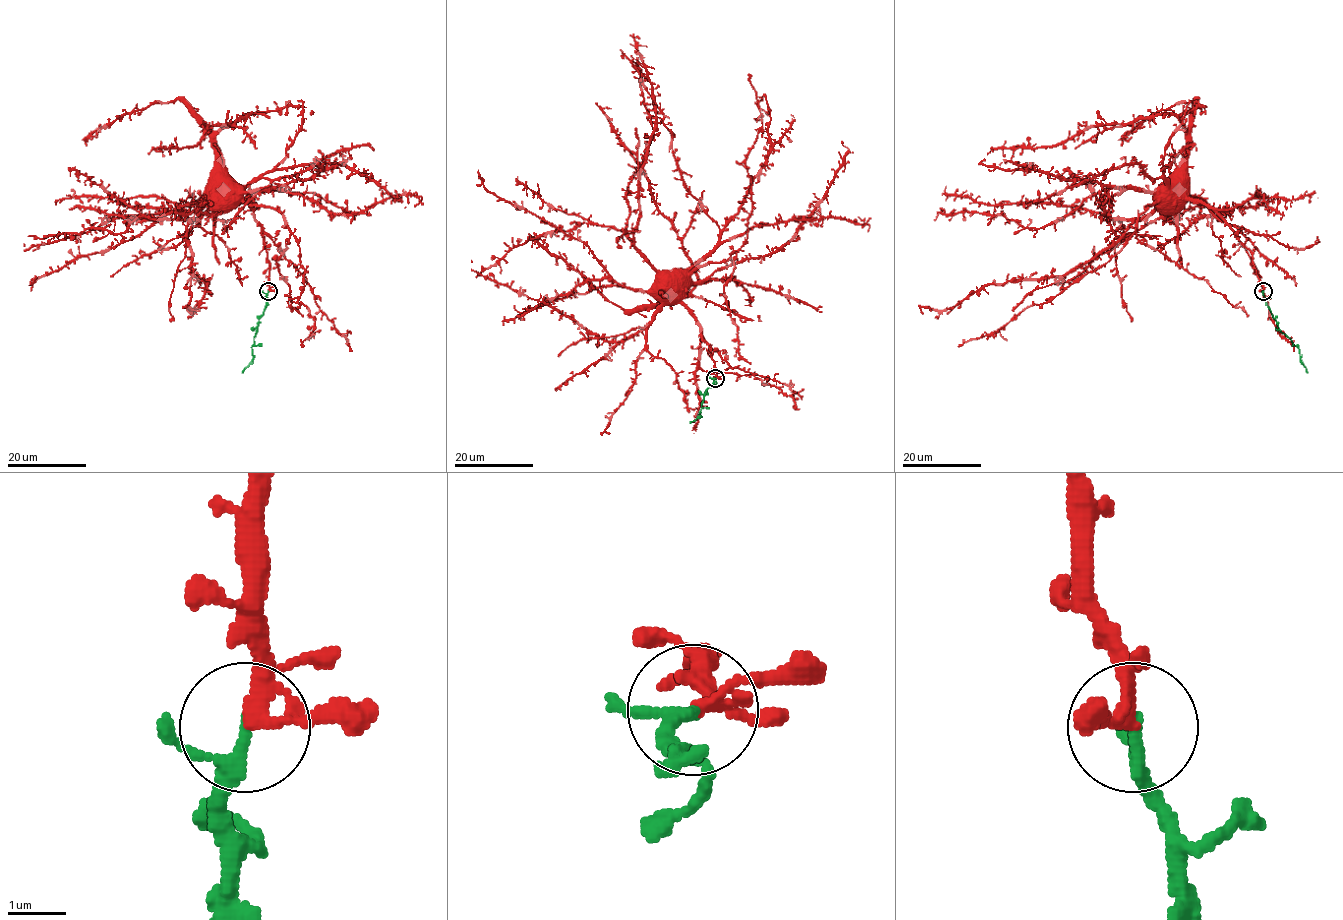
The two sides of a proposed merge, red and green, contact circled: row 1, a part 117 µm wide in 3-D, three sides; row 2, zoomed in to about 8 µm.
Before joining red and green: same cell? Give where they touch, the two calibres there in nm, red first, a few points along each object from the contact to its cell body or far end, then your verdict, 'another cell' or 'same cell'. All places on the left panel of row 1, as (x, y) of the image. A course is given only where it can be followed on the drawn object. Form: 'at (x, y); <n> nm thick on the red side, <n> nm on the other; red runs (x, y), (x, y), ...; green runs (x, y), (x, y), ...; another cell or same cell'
at (268, 291); 200 nm thick on the red side, 190 nm on the other; red runs (268, 291), (262, 226), (234, 200), (187, 227), (192, 275), (208, 284), (201, 303), (186, 307), (192, 314); green runs (268, 291), (267, 307), (258, 322), (252, 349), (253, 361), (242, 373); same cell

